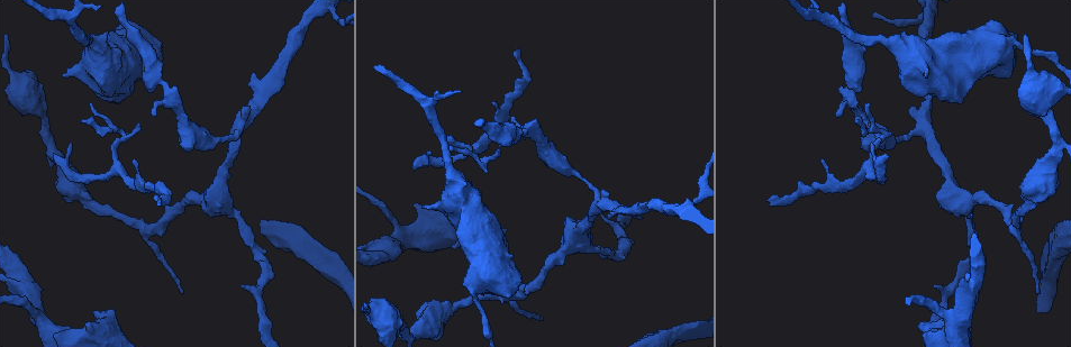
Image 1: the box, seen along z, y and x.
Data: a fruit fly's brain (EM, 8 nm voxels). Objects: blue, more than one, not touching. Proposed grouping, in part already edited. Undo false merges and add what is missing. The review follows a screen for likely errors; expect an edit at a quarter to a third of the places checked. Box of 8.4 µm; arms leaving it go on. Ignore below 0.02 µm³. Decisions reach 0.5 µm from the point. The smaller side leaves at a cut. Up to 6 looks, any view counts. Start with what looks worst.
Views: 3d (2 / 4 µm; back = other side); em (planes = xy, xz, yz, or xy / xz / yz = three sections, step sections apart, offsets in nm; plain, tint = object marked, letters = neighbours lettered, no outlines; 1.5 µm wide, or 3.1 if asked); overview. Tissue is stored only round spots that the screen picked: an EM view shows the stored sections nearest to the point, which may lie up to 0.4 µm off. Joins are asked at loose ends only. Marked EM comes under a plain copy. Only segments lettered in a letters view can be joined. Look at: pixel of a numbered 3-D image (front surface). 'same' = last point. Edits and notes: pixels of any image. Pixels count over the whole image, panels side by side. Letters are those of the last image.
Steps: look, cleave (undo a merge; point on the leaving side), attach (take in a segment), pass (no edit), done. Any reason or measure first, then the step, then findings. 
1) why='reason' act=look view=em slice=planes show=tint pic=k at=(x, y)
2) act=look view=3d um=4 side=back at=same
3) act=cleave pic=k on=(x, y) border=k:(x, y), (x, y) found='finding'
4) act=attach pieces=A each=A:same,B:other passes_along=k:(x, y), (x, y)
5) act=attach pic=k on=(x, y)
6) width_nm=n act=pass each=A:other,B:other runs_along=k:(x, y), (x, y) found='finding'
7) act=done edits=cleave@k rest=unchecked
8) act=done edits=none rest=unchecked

why='branch stops here' act=look view=3d um=4 pic=1 at=(836, 117)

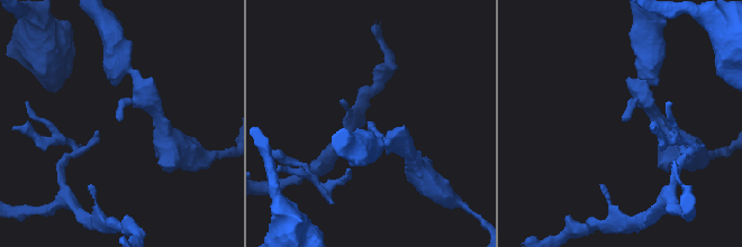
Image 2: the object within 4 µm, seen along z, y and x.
why='need the tissue' act=look view=em slice=planes show=letters pic=2 at=(623, 121)

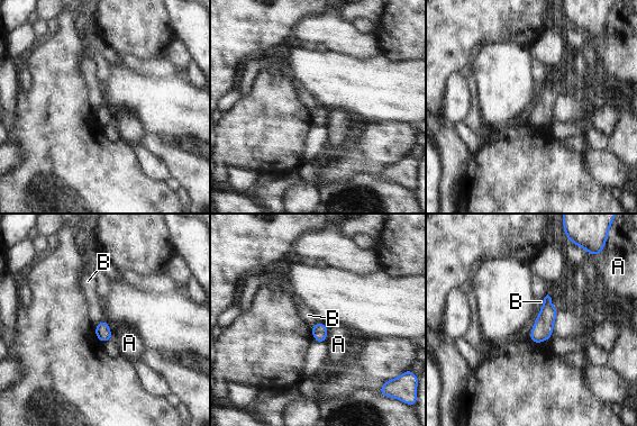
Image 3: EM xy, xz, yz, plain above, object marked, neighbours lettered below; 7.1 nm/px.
act=pass each=A:other,B:other border=3:(328, 327), (324, 342) found='none of them fits'

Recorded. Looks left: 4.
why='an open end' act=look view=em slice=planes show=letters pic=1 at=(182, 293)

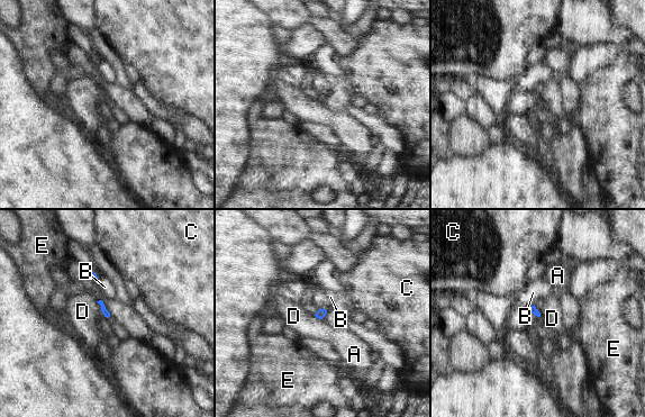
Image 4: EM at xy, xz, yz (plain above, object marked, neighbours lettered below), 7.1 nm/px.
act=pass each=A:other,B:other,C:other,D:other,E:other border=4:(96, 301), (105, 316) found='none of them fits'

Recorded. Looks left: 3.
why='narrows sharply' act=look view=3d um=2 pic=1 at=(596, 204)

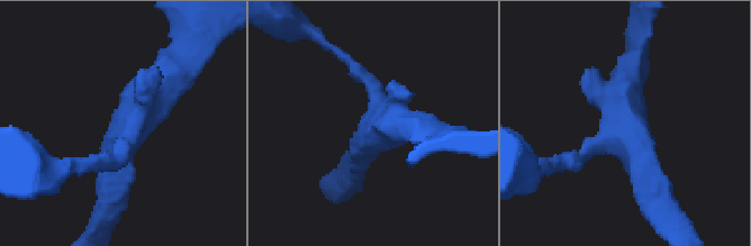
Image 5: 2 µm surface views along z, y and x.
arms=3 act=look view=em slice=planes show=letters pic=5 at=(626, 137)

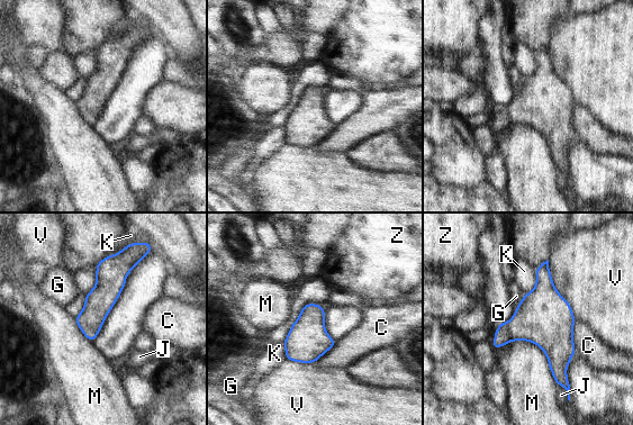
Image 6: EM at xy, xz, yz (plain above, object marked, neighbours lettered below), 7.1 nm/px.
act=pass each=C:other,G:other,J:other,K:other,M:other,V:other,Z:other border=6:(508, 342), (535, 343), (557, 383) found='one cell here'

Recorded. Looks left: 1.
act=done edits=none rest=unchecked

